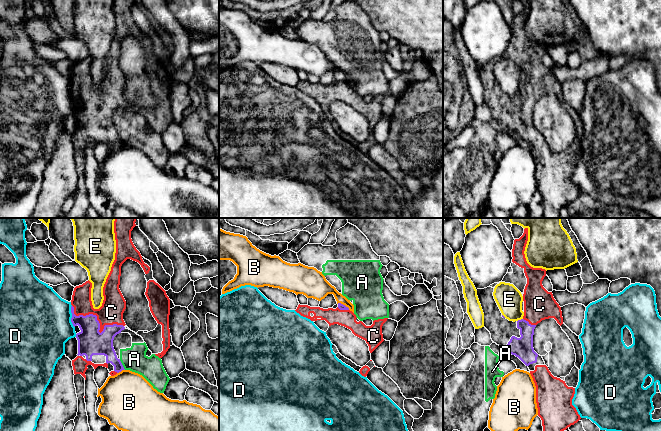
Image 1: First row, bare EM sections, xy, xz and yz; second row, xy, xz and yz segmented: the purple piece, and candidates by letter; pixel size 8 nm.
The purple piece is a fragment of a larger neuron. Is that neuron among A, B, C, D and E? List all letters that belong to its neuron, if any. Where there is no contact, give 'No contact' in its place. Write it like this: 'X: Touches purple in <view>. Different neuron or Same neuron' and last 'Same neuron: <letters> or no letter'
A: Touches purple in xy. Different neuron
B: Touches purple in xy. Different neuron
C: Touches purple in xy. Same neuron
D: Touches purple in xy. Different neuron
E: Touches purple in yz. Different neuron
Same neuron: C

